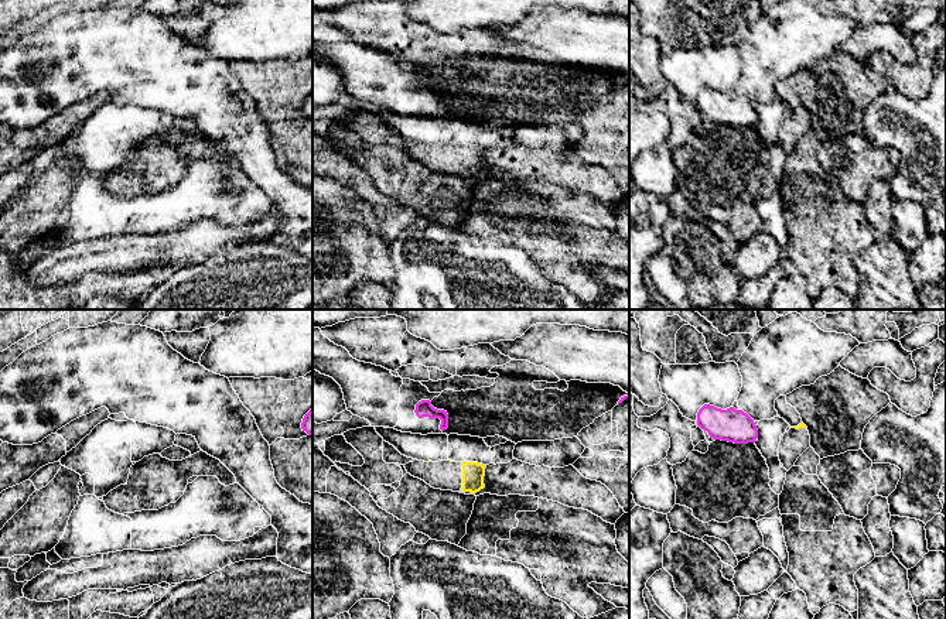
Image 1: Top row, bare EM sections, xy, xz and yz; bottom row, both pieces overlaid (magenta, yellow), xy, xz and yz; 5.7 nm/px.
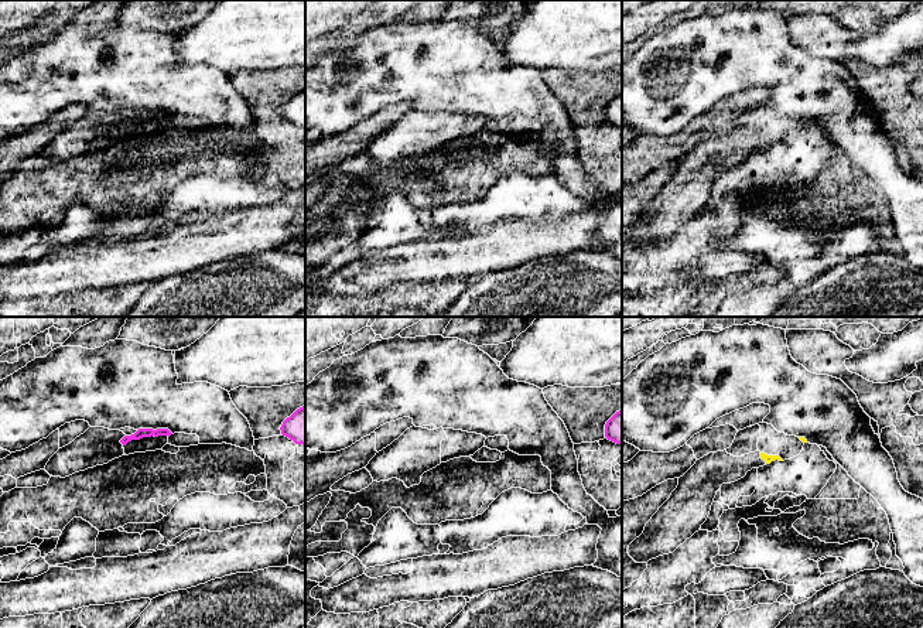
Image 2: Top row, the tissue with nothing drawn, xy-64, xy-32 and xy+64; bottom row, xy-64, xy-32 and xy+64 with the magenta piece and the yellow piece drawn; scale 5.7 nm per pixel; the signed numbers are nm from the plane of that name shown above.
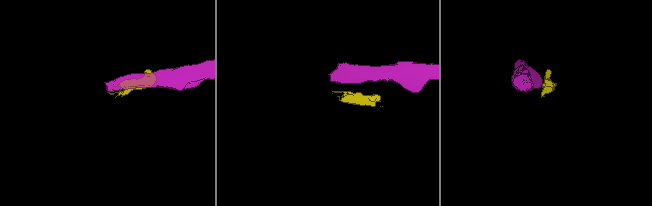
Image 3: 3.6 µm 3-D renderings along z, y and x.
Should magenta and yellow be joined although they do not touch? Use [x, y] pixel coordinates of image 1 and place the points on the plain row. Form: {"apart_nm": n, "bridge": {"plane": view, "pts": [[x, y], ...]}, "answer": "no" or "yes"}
{"apart_nm": 140, "bridge": {"plane": "yz", "pts": [[757, 120], [778, 132]]}, "answer": "no"}

